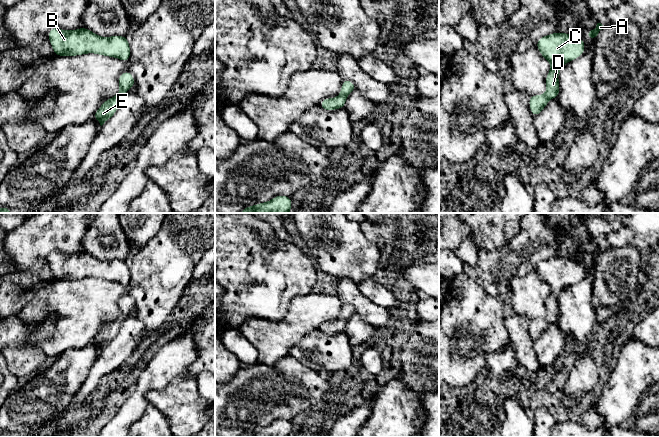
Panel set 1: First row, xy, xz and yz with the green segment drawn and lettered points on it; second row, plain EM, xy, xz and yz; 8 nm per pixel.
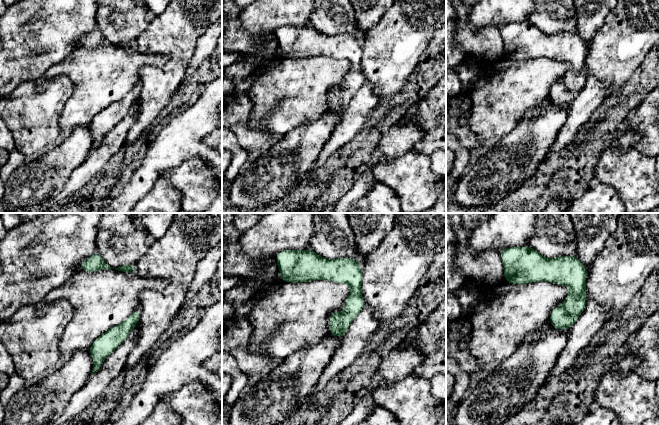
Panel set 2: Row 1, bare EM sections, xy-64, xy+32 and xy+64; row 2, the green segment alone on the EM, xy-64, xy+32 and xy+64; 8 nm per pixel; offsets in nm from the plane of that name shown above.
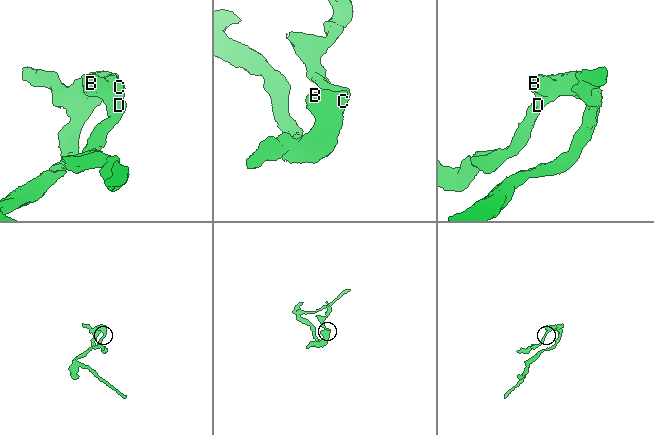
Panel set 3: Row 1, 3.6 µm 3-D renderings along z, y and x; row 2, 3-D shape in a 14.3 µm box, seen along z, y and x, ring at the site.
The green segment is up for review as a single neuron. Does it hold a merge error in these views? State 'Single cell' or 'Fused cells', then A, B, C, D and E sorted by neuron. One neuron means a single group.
Single cell. Groups: A B C D E

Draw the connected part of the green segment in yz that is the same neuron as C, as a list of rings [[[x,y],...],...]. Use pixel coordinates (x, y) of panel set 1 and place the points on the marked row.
[[[554,32],[541,37],[537,41],[536,47],[541,56],[549,61],[551,69],[545,78],[546,93],[529,96],[529,106],[534,117],[546,107],[549,99],[558,97],[560,91],[558,74],[561,67],[584,54],[585,44],[583,39],[579,39],[575,35]]]

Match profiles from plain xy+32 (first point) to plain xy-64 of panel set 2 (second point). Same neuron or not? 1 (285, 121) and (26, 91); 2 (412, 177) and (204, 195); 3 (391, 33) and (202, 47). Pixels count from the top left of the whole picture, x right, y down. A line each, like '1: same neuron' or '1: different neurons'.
1: different neurons
2: same neuron
3: different neurons

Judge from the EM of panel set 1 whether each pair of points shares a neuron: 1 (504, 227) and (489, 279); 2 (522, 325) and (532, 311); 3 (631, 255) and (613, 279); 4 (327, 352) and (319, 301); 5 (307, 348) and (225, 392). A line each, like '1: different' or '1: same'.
1: different
2: different
3: same
4: different
5: different

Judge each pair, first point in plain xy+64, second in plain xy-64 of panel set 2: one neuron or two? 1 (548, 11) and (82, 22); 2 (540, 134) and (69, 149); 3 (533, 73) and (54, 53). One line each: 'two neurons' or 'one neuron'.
1: two neurons
2: one neuron
3: two neurons

